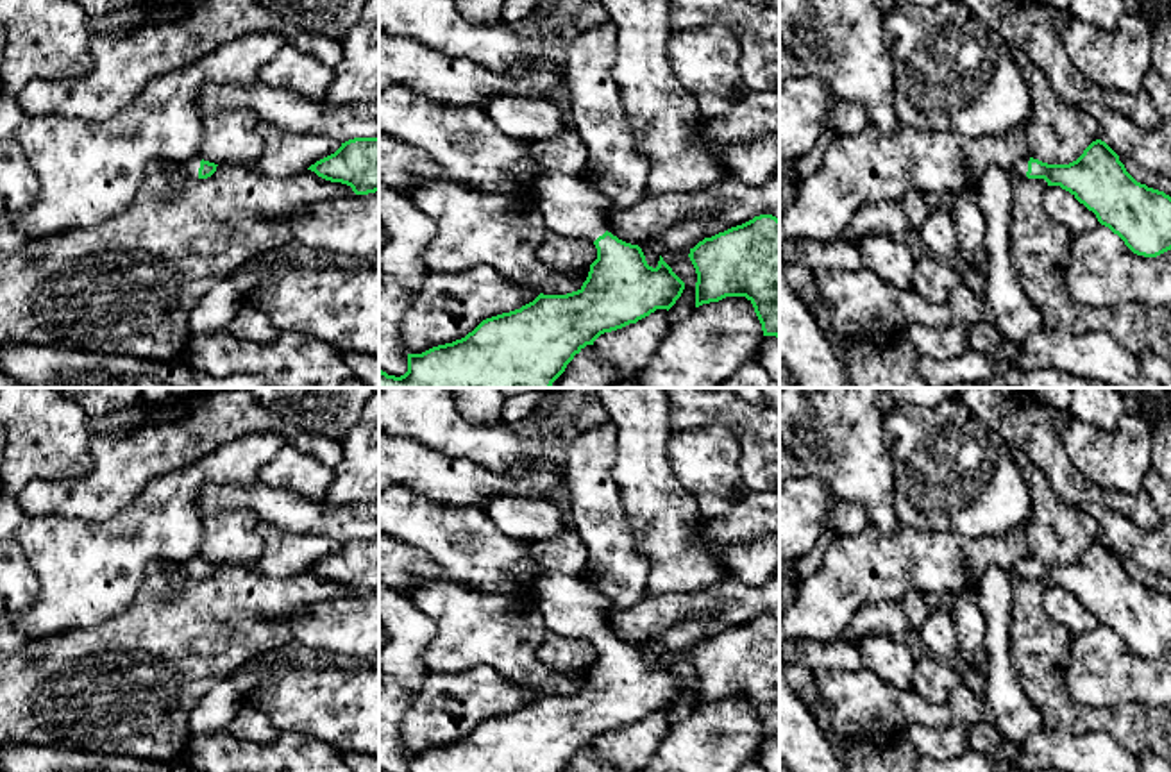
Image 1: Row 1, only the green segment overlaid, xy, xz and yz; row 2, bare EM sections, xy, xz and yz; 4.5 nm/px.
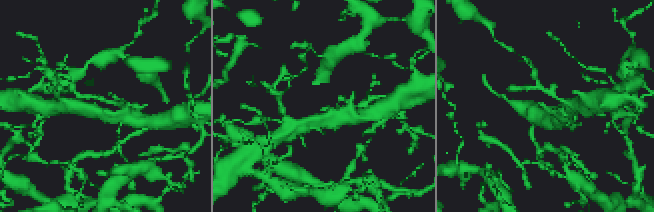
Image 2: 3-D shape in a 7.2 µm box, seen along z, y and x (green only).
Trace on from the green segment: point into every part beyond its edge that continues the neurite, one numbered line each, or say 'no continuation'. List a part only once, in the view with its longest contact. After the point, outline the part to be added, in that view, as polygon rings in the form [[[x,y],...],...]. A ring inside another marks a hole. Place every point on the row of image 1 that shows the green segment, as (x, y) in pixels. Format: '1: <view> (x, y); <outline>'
1: xy (185, 168); [[[191,157],[188,161],[173,161],[173,168],[168,172],[168,179],[170,180],[177,180],[181,177],[193,177],[197,179],[198,177],[198,168],[200,168],[200,157]]]

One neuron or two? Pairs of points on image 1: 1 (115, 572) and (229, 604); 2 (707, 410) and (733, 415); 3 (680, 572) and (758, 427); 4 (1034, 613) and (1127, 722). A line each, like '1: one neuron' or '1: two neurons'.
1: two neurons
2: one neuron
3: two neurons
4: one neuron

